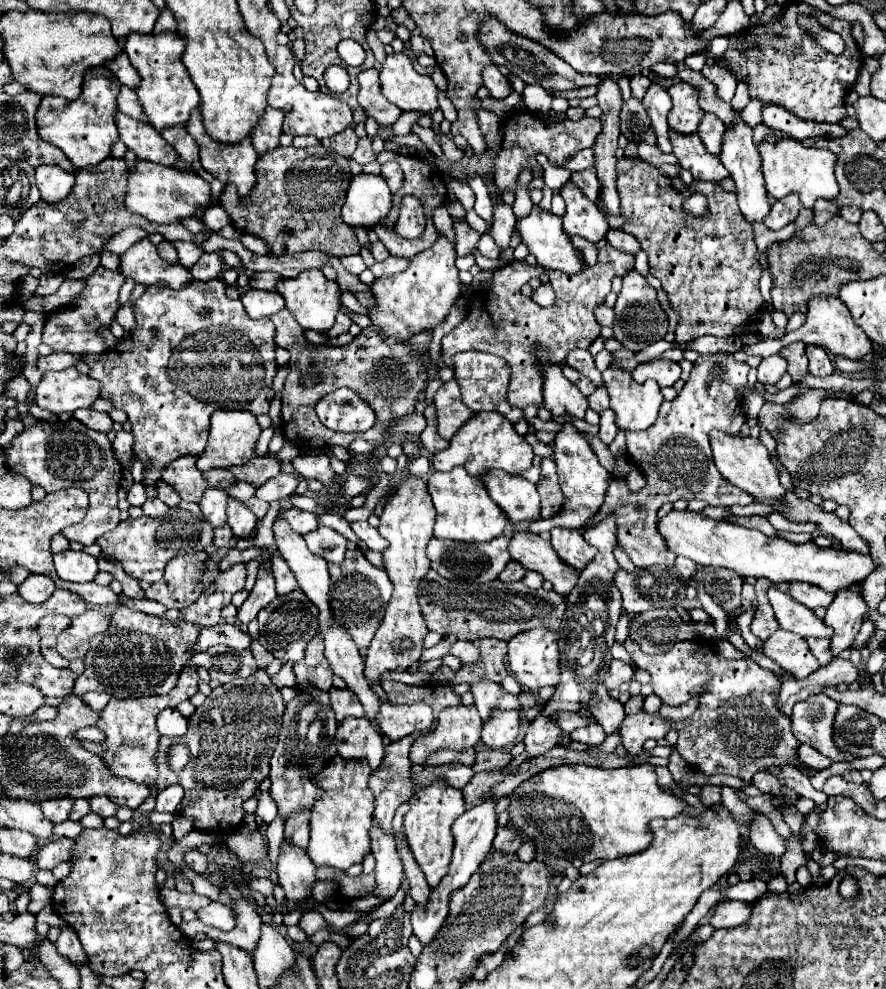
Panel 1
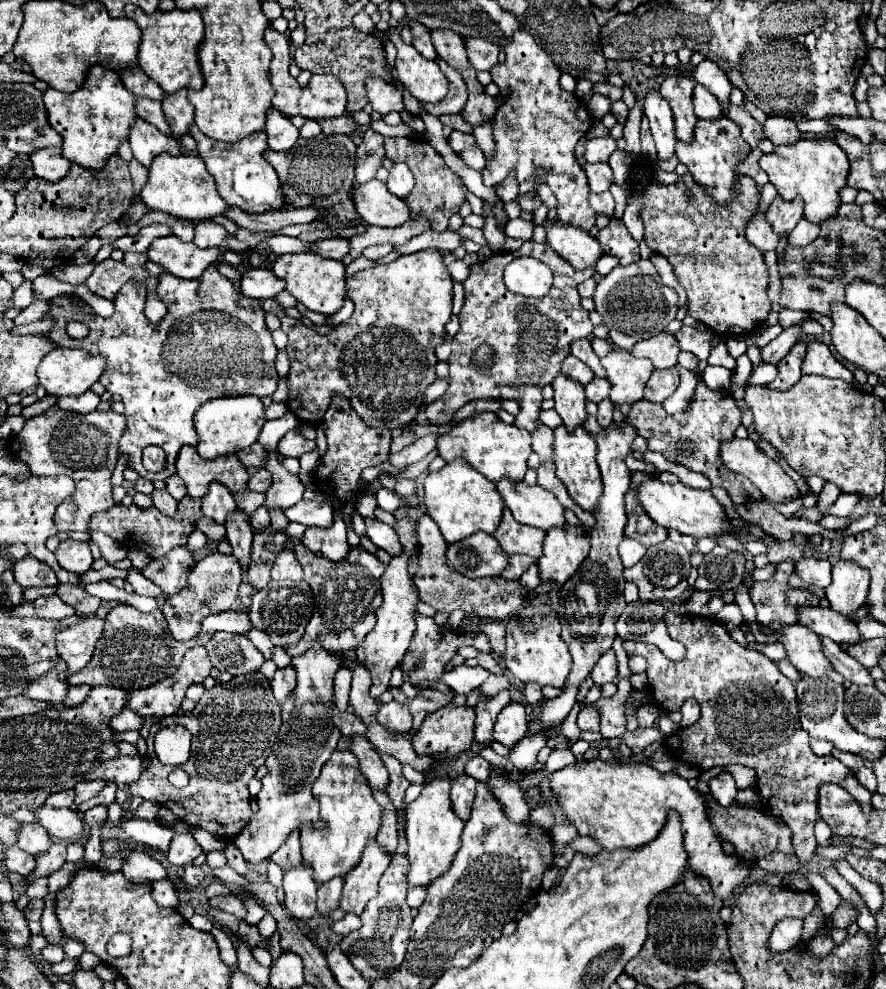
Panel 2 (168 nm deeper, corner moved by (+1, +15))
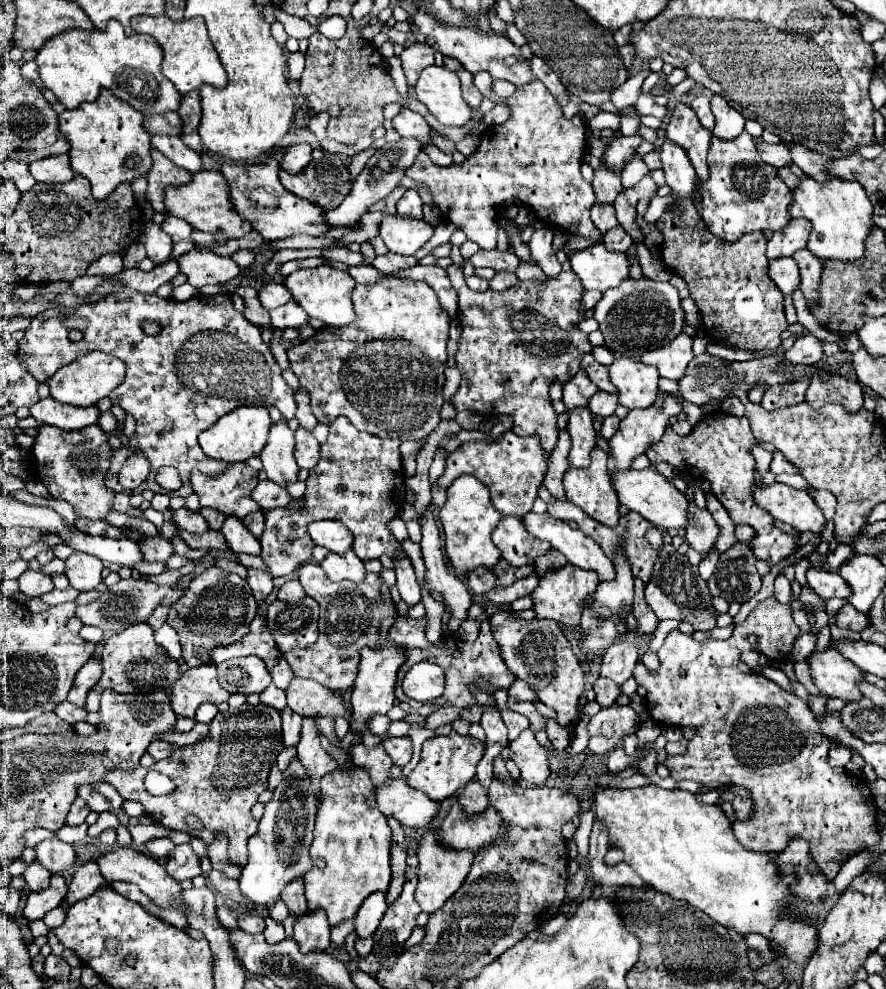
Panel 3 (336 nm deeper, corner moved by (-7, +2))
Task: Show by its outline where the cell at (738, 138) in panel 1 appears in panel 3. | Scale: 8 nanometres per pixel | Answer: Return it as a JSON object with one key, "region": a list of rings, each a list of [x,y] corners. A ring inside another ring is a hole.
{"region":[[[777,258],[775,262],[769,262],[769,276],[785,296],[791,296],[799,288],[799,268],[793,258]]]}

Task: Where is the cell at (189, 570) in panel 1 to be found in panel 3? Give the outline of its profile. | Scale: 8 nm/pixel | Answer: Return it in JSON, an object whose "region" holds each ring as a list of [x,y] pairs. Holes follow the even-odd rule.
{"region":[[[129,578],[129,580],[121,580],[115,586],[109,586],[107,592],[101,598],[97,598],[95,602],[85,604],[85,606],[77,606],[75,616],[87,626],[101,628],[105,634],[117,634],[117,632],[123,632],[131,624],[145,622],[157,606],[161,606],[161,604],[171,606],[173,602],[177,602],[181,598],[181,594],[183,594],[183,590],[181,590],[179,582],[175,586],[159,586],[153,582]]]}

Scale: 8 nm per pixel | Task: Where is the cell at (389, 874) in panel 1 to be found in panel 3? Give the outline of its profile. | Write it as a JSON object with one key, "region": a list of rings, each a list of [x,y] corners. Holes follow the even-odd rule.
{"region":[[[371,894],[367,902],[359,908],[359,914],[355,916],[355,934],[359,938],[369,938],[379,928],[379,922],[387,910],[385,894]]]}

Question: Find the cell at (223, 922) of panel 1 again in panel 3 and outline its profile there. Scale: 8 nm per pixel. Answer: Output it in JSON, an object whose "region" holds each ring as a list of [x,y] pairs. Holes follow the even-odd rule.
{"region":[[[241,914],[239,916],[239,928],[243,932],[259,934],[265,930],[265,920],[263,920],[263,916],[257,916],[257,914]]]}

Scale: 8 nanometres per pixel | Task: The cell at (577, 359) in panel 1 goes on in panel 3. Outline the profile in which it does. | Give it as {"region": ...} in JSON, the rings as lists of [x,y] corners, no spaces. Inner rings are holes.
{"region":[[[593,362],[593,364],[587,368],[587,374],[589,374],[589,378],[599,386],[599,390],[609,392],[609,394],[615,394],[615,392],[617,392],[617,390],[615,390],[615,386],[611,384],[611,380],[609,380],[607,368],[605,368],[605,366],[601,366],[599,362]]]}

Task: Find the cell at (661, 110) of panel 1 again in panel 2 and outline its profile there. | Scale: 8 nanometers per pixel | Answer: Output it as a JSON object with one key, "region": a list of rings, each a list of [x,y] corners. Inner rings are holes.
{"region":[[[651,89],[643,99],[645,115],[651,123],[651,133],[657,145],[657,155],[661,159],[669,159],[675,155],[675,129],[673,129],[673,113],[667,99],[659,93],[659,89]]]}

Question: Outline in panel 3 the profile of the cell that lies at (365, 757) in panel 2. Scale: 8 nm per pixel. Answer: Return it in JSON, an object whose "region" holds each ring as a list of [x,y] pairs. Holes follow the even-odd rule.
{"region":[[[387,780],[379,786],[377,804],[385,816],[393,816],[409,828],[431,826],[441,810],[439,802],[433,802],[425,794],[419,794],[419,790],[409,788],[405,780]]]}

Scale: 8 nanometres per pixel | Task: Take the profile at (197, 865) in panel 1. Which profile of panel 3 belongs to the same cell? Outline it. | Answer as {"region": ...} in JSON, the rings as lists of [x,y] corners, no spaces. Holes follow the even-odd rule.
{"region":[[[179,844],[179,846],[175,846],[173,854],[169,854],[165,870],[175,882],[183,882],[187,878],[199,876],[201,864],[199,864],[199,858],[189,844]]]}

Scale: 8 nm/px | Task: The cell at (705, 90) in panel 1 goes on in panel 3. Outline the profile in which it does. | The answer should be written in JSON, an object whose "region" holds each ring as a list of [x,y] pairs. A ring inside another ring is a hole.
{"region":[[[755,138],[755,142],[759,142],[759,154],[763,158],[763,162],[775,166],[775,168],[789,168],[791,162],[791,150],[787,144],[779,142],[779,144],[767,144],[763,142],[763,138]]]}

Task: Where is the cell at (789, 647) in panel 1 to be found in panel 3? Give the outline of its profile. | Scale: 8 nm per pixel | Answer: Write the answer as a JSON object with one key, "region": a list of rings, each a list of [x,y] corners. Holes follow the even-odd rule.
{"region":[[[829,648],[821,654],[811,656],[809,666],[813,684],[829,698],[841,698],[845,702],[859,702],[863,698],[863,692],[857,686],[865,680],[861,668],[843,658],[837,650]]]}

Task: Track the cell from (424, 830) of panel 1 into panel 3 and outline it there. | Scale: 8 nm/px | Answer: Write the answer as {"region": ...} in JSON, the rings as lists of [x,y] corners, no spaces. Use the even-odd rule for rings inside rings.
{"region":[[[427,830],[419,848],[417,848],[417,858],[419,858],[419,882],[417,882],[417,902],[425,914],[435,914],[465,882],[475,854],[469,850],[443,850],[443,846],[435,846],[435,830]]]}

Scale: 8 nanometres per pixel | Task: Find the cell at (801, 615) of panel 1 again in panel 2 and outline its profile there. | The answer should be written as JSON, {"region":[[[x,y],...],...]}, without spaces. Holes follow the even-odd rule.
{"region":[[[801,605],[801,607],[797,607],[797,615],[799,615],[801,625],[805,625],[811,631],[815,631],[817,635],[829,637],[837,643],[851,645],[851,643],[863,639],[859,635],[857,625],[849,617],[839,617],[839,613],[835,613],[829,607]]]}

